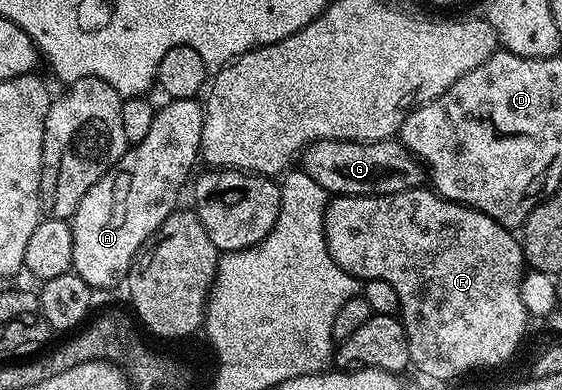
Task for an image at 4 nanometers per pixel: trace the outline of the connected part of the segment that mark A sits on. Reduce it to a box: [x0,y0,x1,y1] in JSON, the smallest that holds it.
[70,100,204,291]

